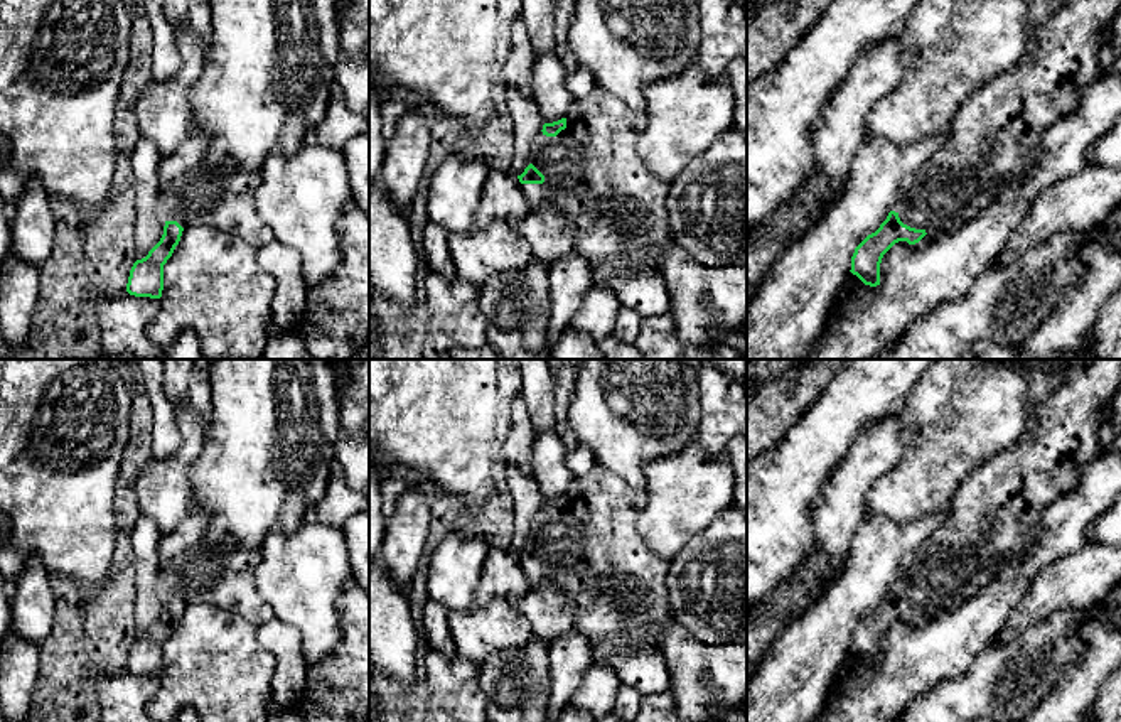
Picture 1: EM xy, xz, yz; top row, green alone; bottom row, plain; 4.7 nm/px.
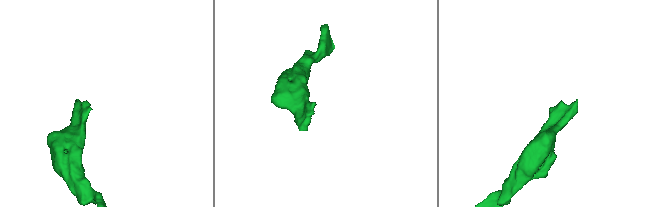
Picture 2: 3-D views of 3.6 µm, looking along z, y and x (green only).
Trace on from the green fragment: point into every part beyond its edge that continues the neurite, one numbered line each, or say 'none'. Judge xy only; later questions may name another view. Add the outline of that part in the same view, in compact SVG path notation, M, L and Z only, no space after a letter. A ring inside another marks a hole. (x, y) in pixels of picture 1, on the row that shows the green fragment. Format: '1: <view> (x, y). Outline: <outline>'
1: xy (219, 196). Outline: M202 159L196 169L180 175L167 191L160 189L160 214L165 221L177 221L182 228L212 226L261 248L276 240L273 229L260 218L256 209L260 180L260 174L248 172L234 162L228 167L224 164L206 164Z

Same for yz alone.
1: yz (995, 139). Outline: M1067 0L1057 13L1042 22L1033 32L1037 51L1008 73L978 89L954 116L946 142L927 162L904 177L893 206L900 221L915 229L927 229L931 226L944 229L961 228L995 202L1010 184L1022 180L1040 157L1043 133L1059 118L1075 111L1079 94L1099 78L1102 49L1119 7L1121 0Z

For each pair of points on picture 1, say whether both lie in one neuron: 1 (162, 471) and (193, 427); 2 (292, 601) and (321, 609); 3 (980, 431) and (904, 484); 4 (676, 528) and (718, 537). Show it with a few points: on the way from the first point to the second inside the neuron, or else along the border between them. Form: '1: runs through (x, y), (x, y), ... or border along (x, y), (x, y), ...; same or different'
1: runs through (174, 466), (189, 451), (193, 439); same
2: runs through (299, 601), (307, 601), (314, 608); same
3: runs through (961, 436), (922, 474); same
4: border along (727, 508), (670, 560); different

